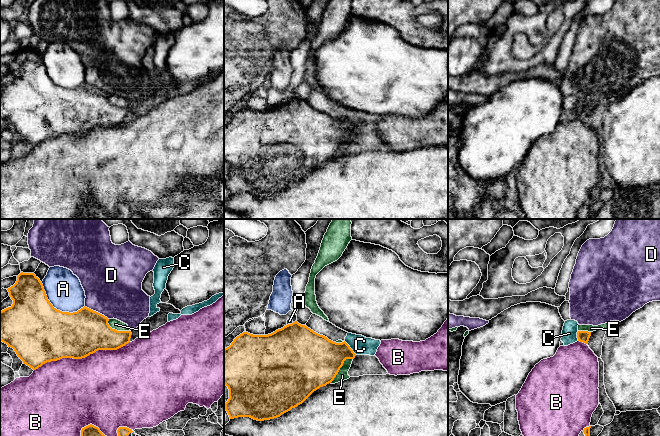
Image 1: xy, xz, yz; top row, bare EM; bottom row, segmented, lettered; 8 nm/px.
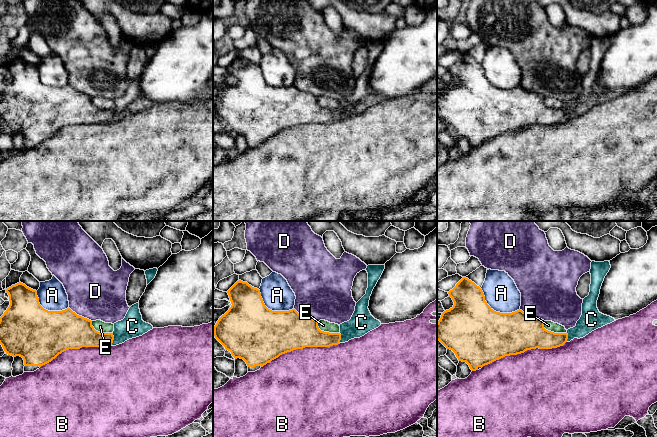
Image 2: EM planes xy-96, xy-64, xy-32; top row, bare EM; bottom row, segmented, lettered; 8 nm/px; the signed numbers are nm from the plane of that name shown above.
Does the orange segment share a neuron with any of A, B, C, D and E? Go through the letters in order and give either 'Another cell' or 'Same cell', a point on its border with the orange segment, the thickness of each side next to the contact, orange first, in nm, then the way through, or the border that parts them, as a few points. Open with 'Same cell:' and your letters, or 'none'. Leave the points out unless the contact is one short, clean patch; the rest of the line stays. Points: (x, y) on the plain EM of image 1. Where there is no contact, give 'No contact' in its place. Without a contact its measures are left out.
Same cell: none
A: Another cell. Touches orange at xy (56, 85). Thickness 480 nm (orange) against 280 nm
B: Another cell. Touches orange at xy (81, 134). Thickness 380 nm (orange) against 500 nm
C: Another cell. Touches orange at xz (350, 124). Thickness 340 nm (orange) against 150 nm. Boundary: xz (344, 117), (356, 130)
D: Another cell. Touches orange at xy (95, 87). Thickness 380 nm (orange) against 460 nm
E: Another cell. Touches orange at xz (340, 143). Thickness 440 nm (orange) against 90 nm

